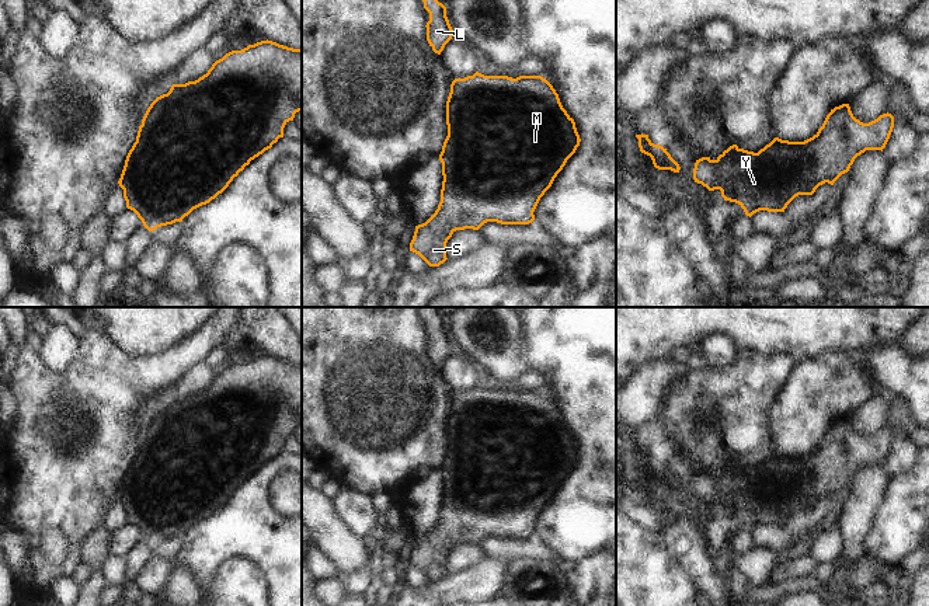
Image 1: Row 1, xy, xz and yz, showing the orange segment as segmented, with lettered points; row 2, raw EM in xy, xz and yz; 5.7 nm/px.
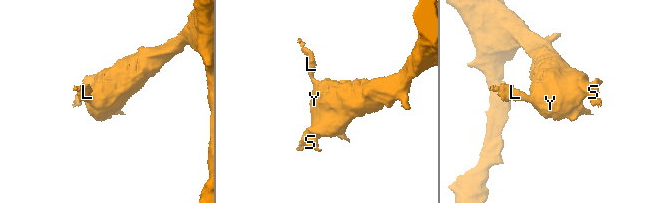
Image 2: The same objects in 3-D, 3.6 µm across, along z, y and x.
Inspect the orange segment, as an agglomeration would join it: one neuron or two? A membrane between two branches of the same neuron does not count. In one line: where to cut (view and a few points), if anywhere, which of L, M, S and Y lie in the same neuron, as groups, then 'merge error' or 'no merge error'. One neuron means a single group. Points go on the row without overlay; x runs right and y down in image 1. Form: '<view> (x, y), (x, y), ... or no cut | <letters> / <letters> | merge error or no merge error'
no cut | L M S Y | no merge error

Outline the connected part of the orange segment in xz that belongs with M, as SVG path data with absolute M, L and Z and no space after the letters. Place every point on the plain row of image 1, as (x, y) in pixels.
M484 390L455 393L446 415L448 450L442 477L441 516L435 527L415 540L410 565L429 581L446 572L446 557L456 544L479 544L487 536L529 539L535 523L557 488L580 460L574 433L542 390Z

